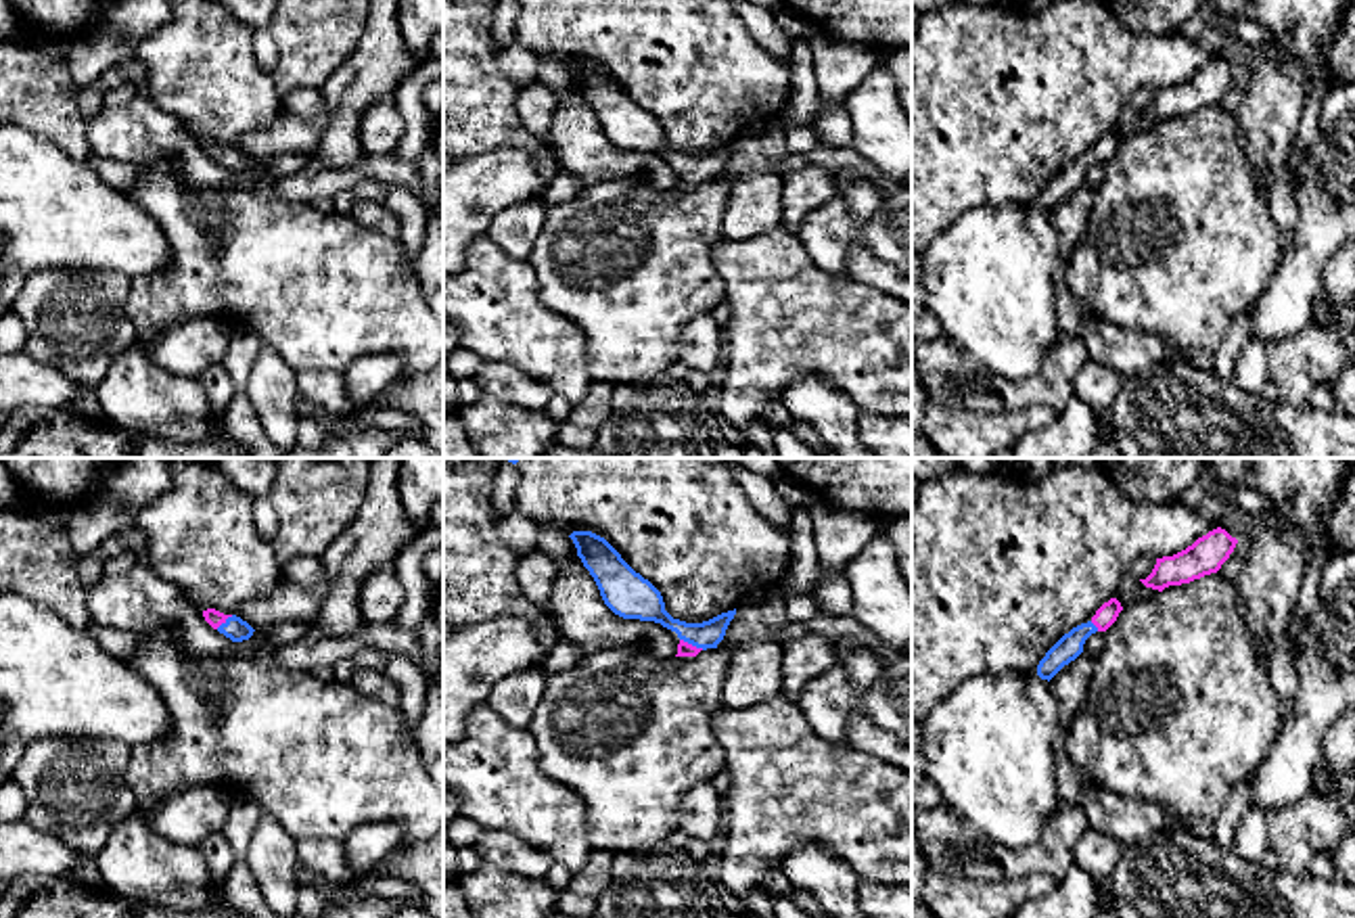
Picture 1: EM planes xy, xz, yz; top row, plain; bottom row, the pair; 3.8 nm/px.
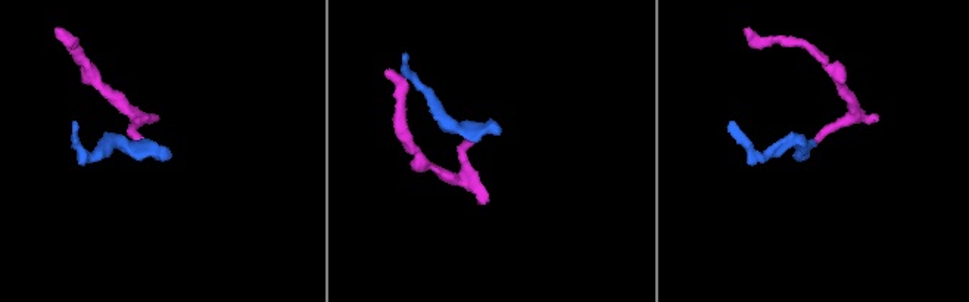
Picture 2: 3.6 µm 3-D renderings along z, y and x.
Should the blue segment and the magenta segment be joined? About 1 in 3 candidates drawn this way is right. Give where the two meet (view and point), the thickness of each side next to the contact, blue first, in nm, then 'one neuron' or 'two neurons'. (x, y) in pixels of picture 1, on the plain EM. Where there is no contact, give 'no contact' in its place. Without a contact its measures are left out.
xz (693, 176) | 140/60 nm | one neuron

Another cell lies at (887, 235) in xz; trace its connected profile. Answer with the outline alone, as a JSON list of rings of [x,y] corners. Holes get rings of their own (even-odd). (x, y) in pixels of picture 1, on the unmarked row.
[[[899,186],[887,197],[885,209],[870,217],[864,243],[885,263],[912,278],[912,190]]]

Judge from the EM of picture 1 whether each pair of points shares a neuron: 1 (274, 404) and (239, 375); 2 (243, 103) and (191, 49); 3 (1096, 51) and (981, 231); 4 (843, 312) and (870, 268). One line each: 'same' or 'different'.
1: different
2: same
3: different
4: different

